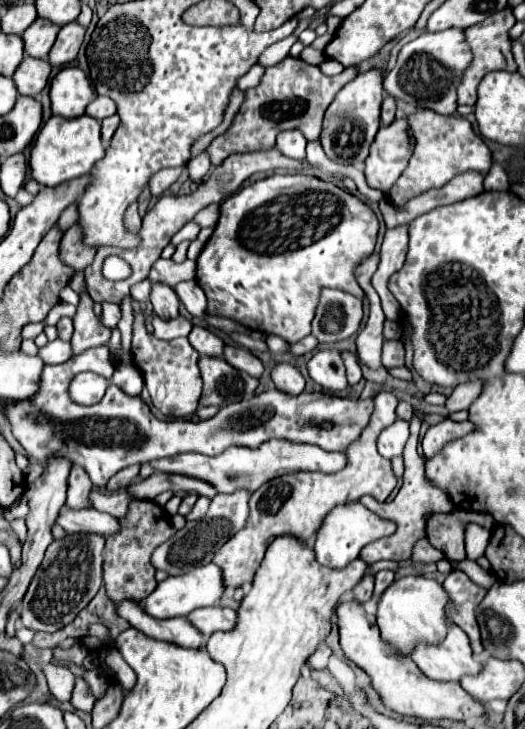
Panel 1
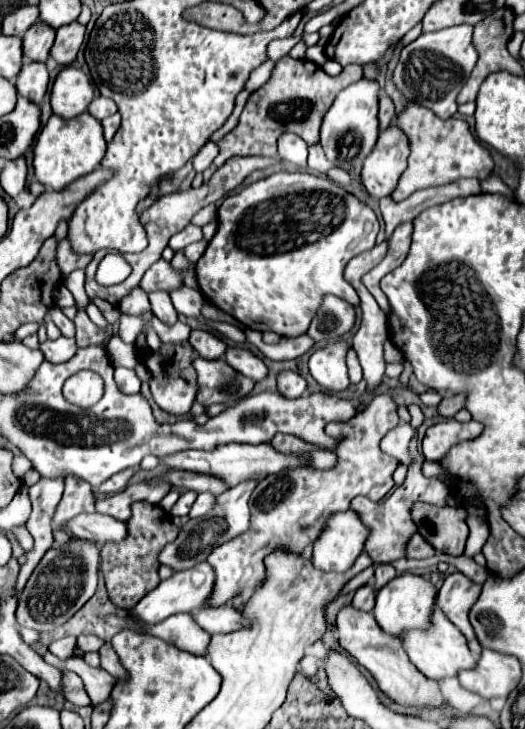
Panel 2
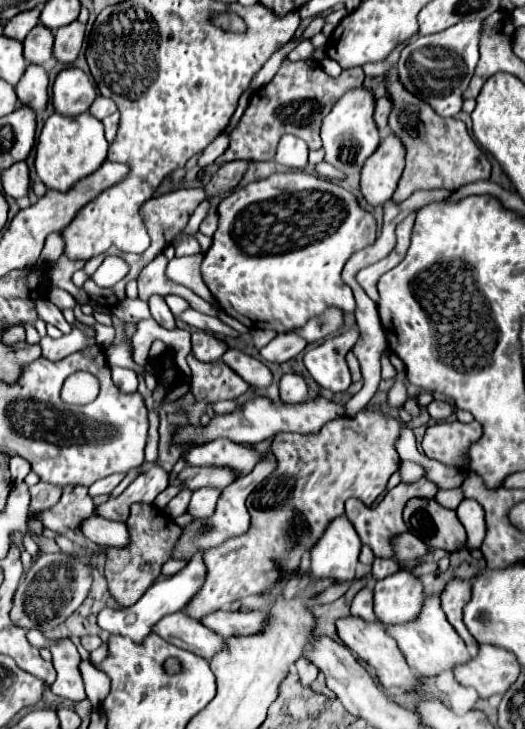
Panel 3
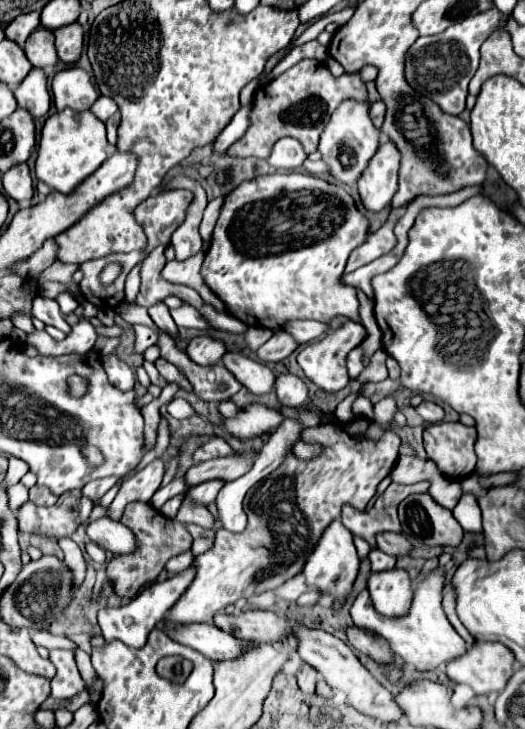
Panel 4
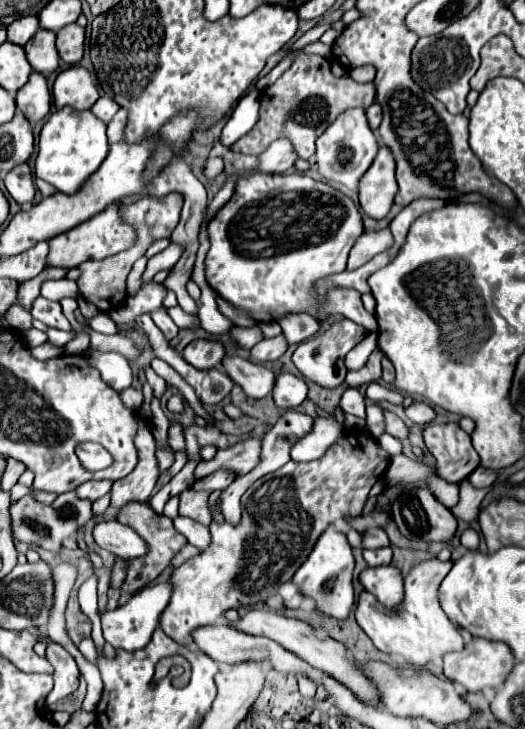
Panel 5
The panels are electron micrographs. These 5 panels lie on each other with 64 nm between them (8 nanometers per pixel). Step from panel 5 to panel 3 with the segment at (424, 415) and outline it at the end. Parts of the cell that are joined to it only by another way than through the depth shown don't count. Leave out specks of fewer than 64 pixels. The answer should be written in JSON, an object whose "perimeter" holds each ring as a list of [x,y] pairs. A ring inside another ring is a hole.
{"perimeter":[[[434,400],[426,406],[426,412],[430,414],[430,418],[434,420],[446,420],[450,414],[452,414],[452,406],[448,402],[442,402],[442,400]]]}

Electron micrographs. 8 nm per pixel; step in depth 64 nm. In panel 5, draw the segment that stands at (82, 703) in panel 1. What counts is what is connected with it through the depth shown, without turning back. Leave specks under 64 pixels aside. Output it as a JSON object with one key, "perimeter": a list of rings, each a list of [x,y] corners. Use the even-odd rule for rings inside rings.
{"perimeter":[[[48,644],[46,658],[54,666],[54,688],[48,694],[48,704],[54,704],[78,688],[78,666],[60,644]]]}

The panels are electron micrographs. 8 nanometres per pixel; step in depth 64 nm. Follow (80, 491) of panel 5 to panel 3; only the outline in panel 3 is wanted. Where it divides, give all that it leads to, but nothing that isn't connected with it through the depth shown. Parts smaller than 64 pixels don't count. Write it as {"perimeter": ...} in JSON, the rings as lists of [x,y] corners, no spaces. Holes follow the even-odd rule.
{"perimeter":[[[112,474],[112,476],[106,476],[102,480],[96,480],[90,488],[88,488],[88,494],[94,498],[94,496],[100,496],[100,494],[108,494],[112,492],[112,488],[124,478],[124,474]]]}

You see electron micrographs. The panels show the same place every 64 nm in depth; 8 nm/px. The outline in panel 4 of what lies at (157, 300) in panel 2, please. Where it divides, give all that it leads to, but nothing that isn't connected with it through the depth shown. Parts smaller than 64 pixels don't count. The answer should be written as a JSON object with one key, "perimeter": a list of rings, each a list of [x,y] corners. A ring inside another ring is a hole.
{"perimeter":[[[164,302],[152,306],[152,308],[148,310],[148,314],[150,314],[150,318],[154,320],[154,324],[156,324],[162,332],[166,332],[166,334],[172,336],[172,338],[178,336],[178,326],[174,324],[174,320],[172,320],[172,316],[170,316],[170,310],[168,310],[168,306],[166,306]]]}

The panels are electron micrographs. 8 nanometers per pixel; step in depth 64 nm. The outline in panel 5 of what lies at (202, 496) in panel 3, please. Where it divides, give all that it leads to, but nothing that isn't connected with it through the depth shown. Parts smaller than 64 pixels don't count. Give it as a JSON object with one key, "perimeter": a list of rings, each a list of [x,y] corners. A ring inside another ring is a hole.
{"perimeter":[[[220,468],[220,470],[216,470],[216,472],[212,472],[212,474],[196,480],[192,488],[204,488],[204,490],[210,490],[210,492],[224,490],[226,486],[230,486],[234,482],[234,478],[236,478],[236,474],[232,470]]]}

